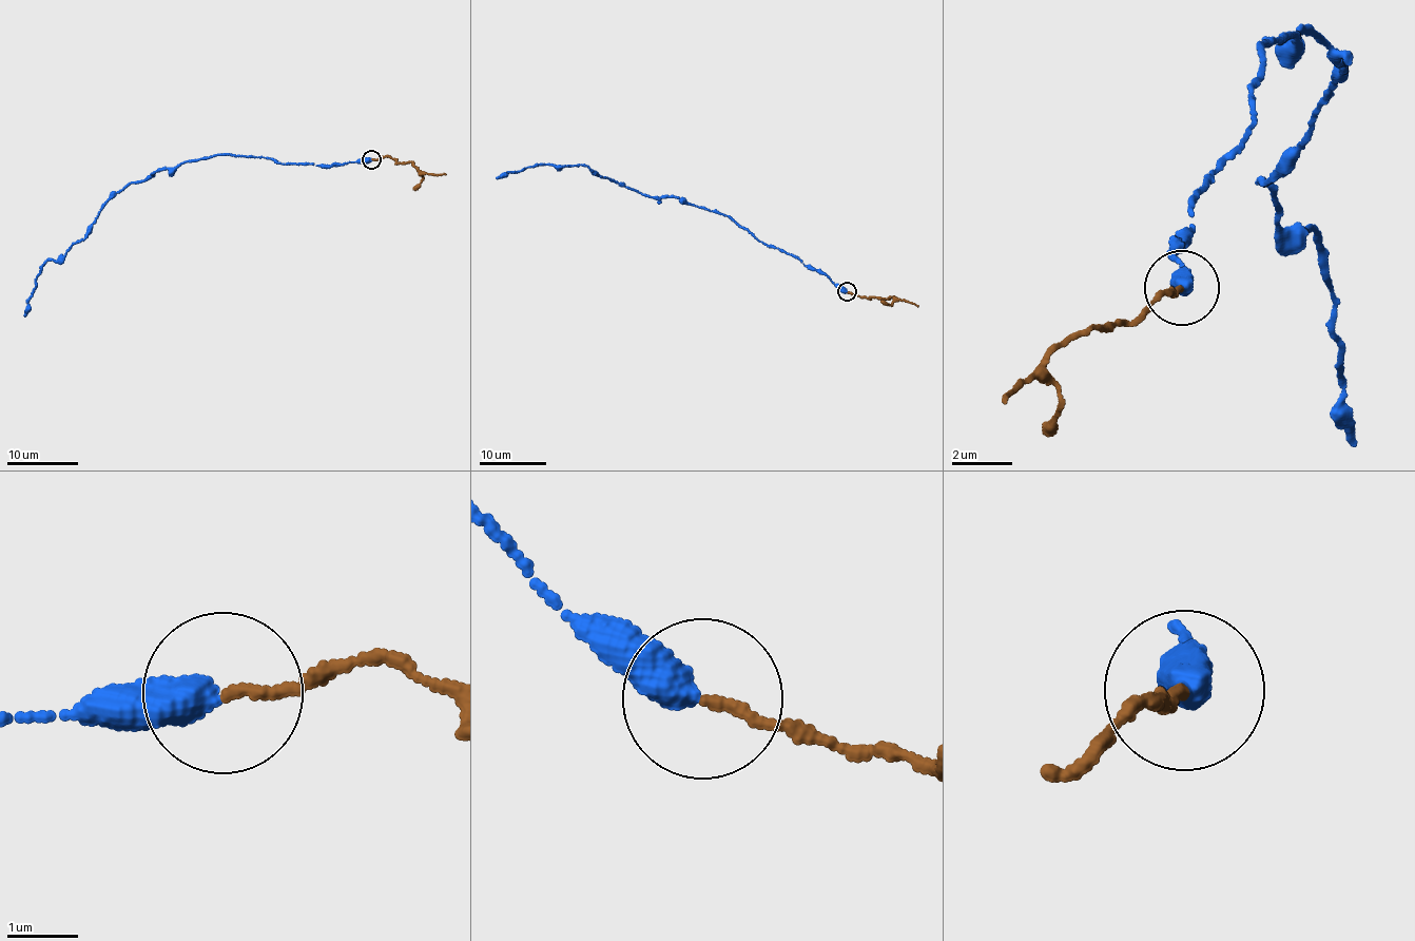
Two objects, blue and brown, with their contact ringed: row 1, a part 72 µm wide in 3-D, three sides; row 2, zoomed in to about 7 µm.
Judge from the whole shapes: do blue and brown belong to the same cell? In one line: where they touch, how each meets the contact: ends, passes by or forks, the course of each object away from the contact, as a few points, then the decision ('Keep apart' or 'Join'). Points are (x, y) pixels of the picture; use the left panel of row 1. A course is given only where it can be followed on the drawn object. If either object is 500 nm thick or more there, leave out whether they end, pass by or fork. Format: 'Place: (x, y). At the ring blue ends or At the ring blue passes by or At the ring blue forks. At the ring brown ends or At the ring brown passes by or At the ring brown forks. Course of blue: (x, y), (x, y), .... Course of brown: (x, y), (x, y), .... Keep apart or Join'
Place: (371, 159). Course of blue: (371, 159), (316, 166), (216, 154), (160, 168), (122, 189), (102, 206), (82, 239), (45, 262), (24, 315). Course of brown: (371, 159), (385, 156), (394, 158), (400, 165), (410, 161), (428, 174), (446, 174). Join

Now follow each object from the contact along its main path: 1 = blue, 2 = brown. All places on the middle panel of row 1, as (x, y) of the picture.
1: (847, 292), (825, 273), (758, 241), (727, 215), (674, 196), (639, 193), (581, 164), (544, 164), (497, 177)
2: (847, 292), (869, 298), (894, 298), (917, 307)

